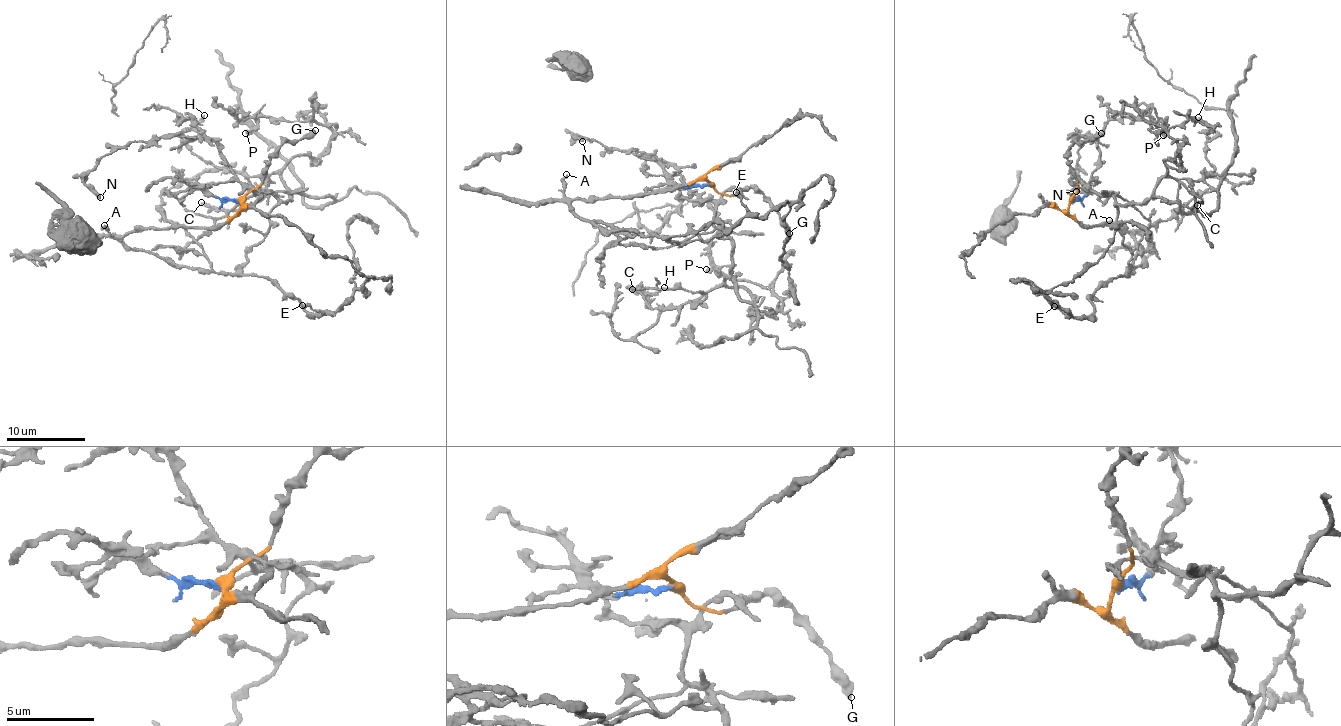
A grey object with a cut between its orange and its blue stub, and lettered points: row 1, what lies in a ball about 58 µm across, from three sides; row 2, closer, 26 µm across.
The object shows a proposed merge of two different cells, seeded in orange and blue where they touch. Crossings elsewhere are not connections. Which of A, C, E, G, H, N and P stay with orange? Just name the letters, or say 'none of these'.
A, E, G

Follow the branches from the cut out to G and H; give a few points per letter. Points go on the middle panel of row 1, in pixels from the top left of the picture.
G: (708, 184), (719, 192), (731, 194), (749, 187), (757, 191), (778, 212), (779, 222), (789, 234)
H: (708, 184), (679, 186), (680, 193), (714, 206), (732, 271), (679, 307), (651, 309), (633, 288), (664, 287)

